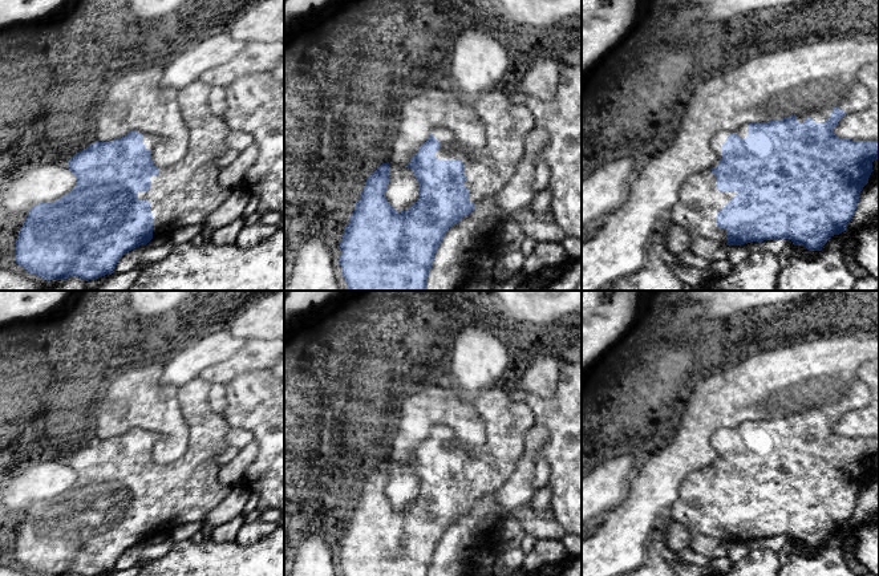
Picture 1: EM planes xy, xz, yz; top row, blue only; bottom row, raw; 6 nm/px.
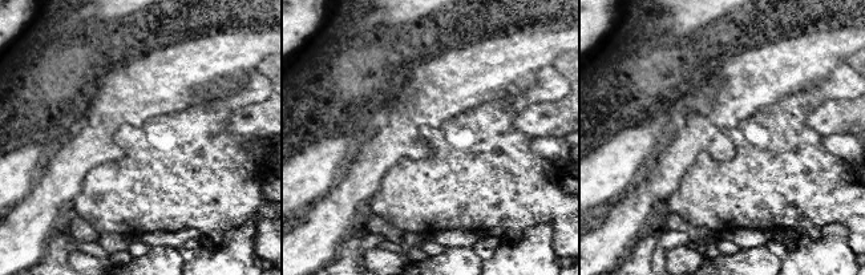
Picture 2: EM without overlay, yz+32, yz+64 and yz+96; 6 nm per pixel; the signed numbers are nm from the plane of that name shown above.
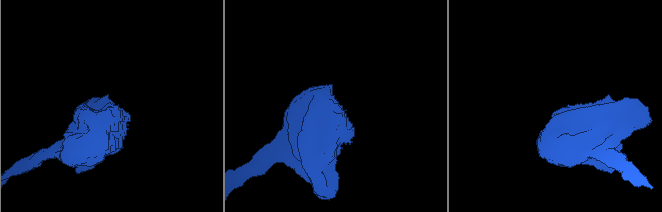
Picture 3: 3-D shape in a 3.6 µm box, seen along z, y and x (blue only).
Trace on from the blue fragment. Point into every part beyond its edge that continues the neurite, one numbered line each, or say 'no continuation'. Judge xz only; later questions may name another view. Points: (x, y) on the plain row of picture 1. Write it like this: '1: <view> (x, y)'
1: xz (487, 466)

